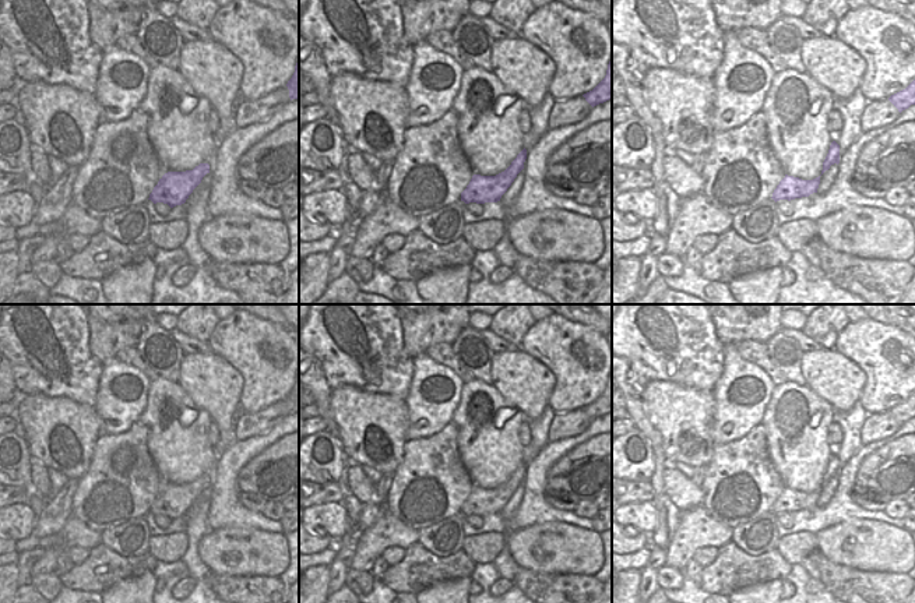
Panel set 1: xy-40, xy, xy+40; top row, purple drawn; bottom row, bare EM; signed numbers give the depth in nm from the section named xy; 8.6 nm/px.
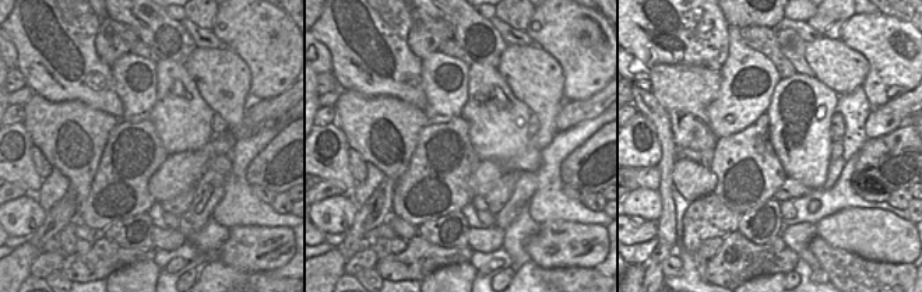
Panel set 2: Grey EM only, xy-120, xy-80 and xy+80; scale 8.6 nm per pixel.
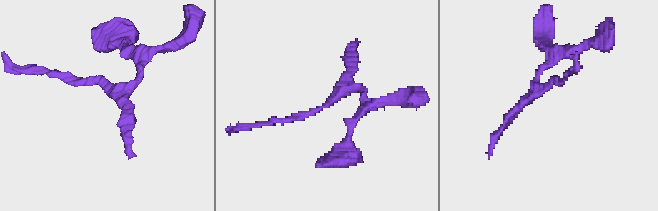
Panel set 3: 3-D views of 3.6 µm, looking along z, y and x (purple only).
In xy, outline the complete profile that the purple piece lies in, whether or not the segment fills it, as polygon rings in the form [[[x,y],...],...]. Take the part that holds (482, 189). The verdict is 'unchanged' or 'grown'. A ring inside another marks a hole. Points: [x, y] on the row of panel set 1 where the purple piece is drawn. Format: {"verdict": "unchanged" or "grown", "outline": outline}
{"verdict": "unchanged", "outline": [[[524,148],[504,172],[496,176],[474,174],[467,188],[461,193],[461,201],[465,204],[500,201],[517,174],[524,169],[525,159],[527,149]]]}

